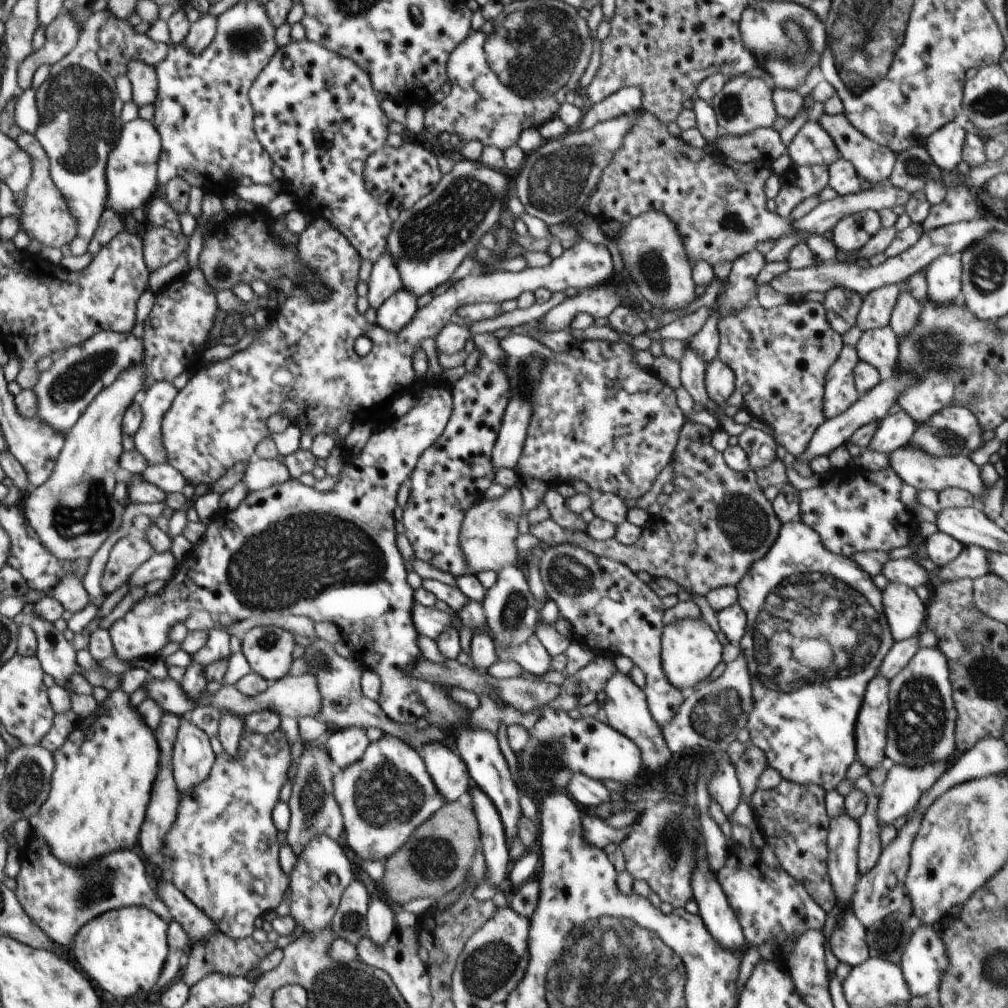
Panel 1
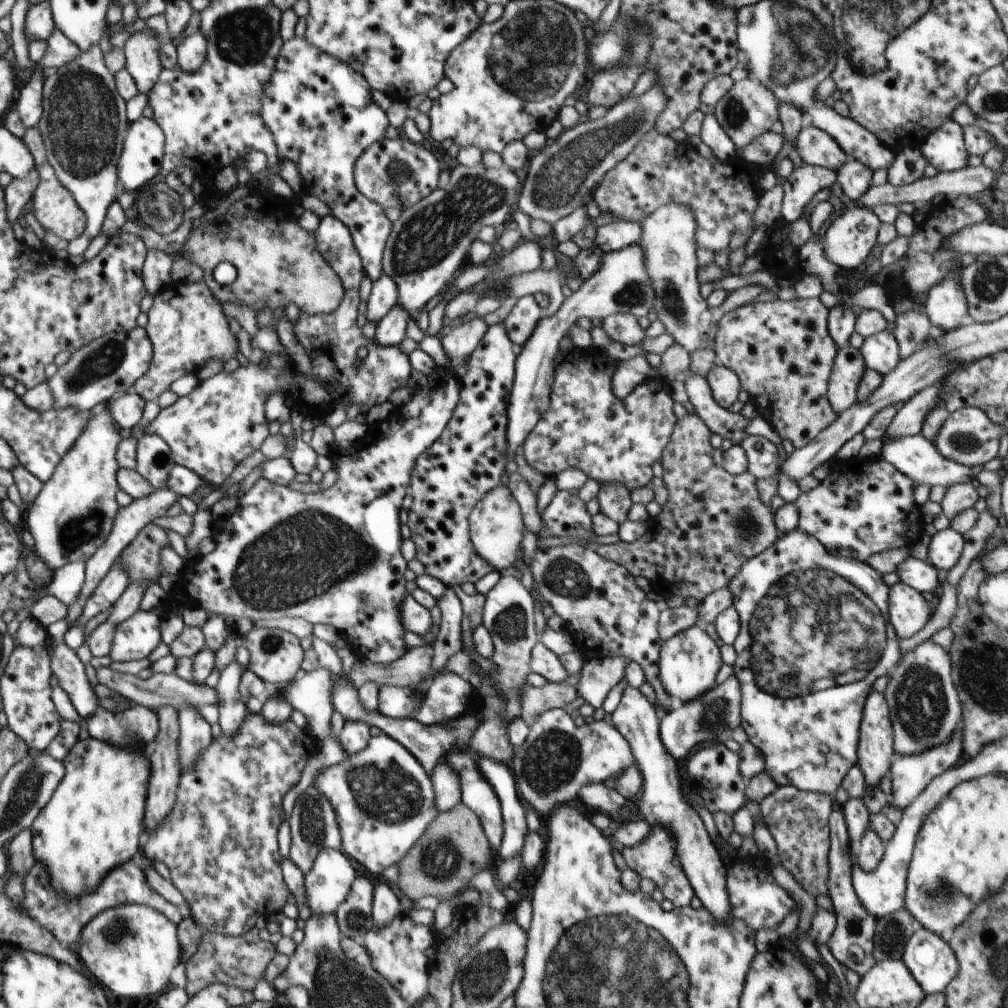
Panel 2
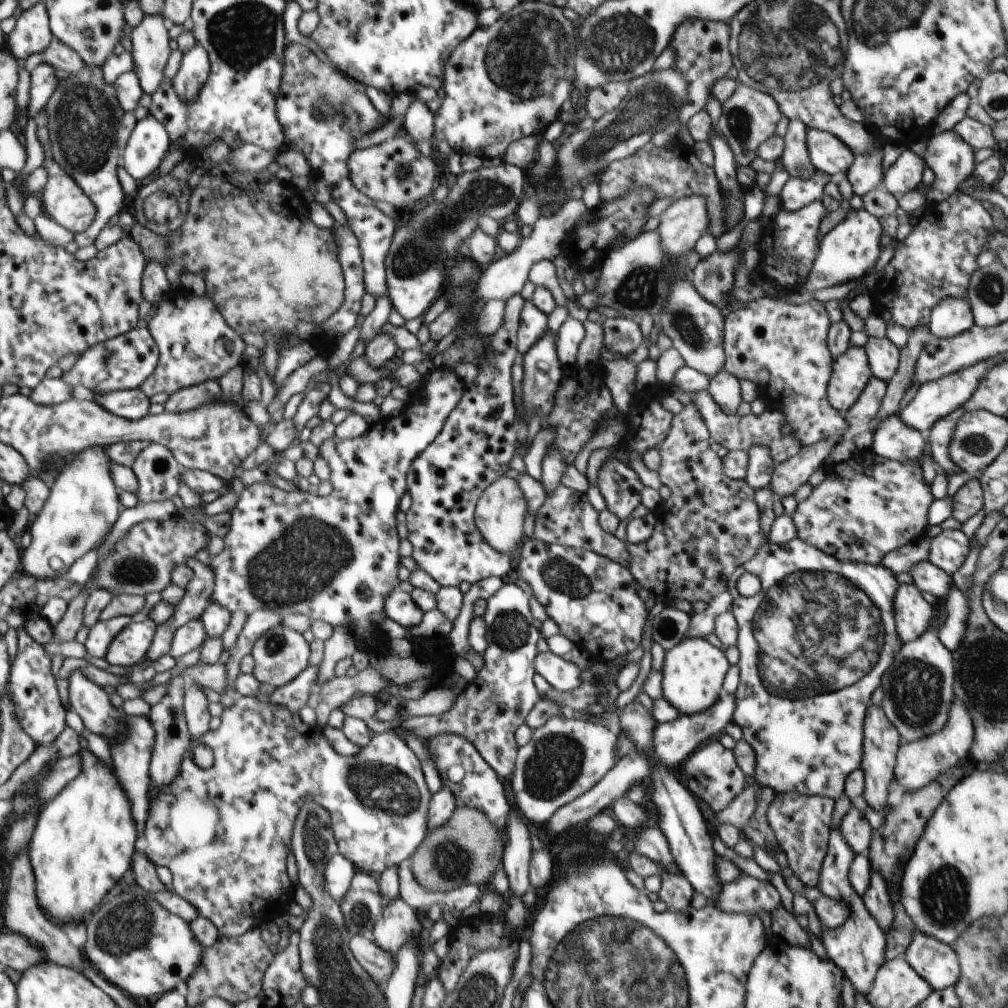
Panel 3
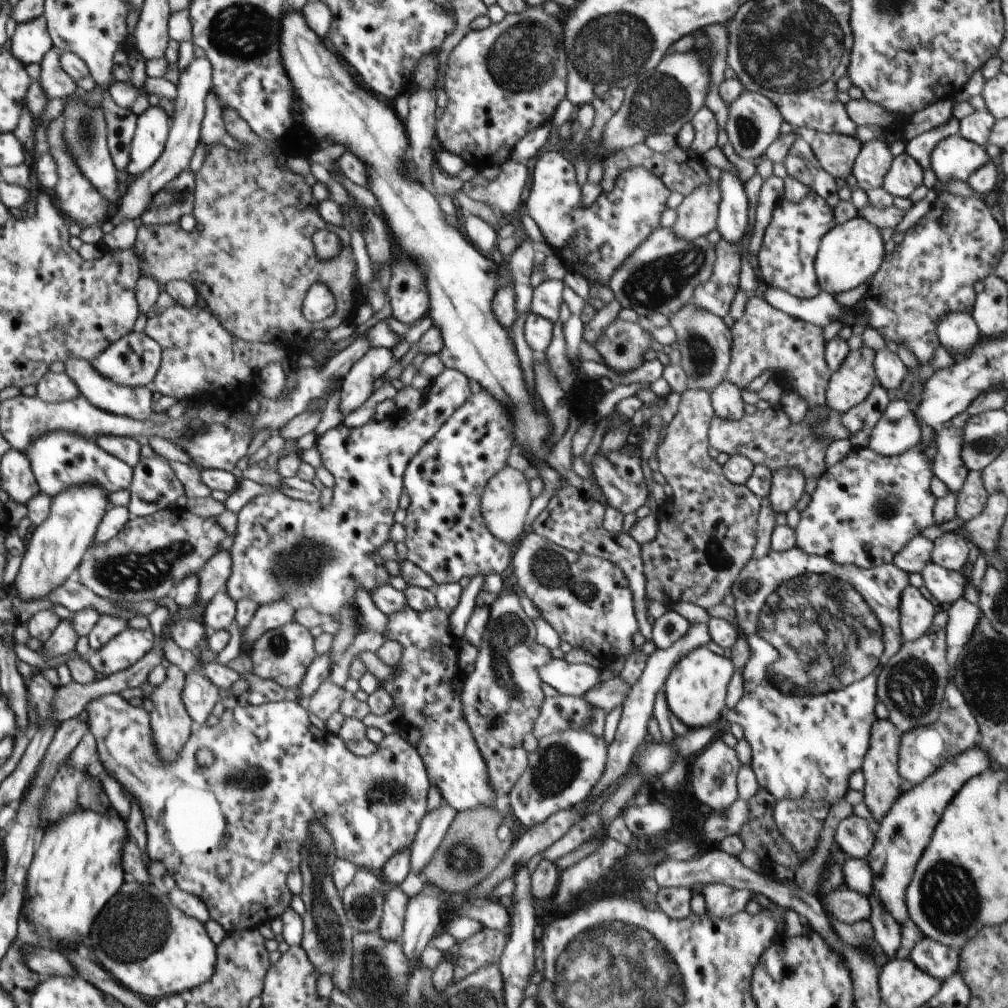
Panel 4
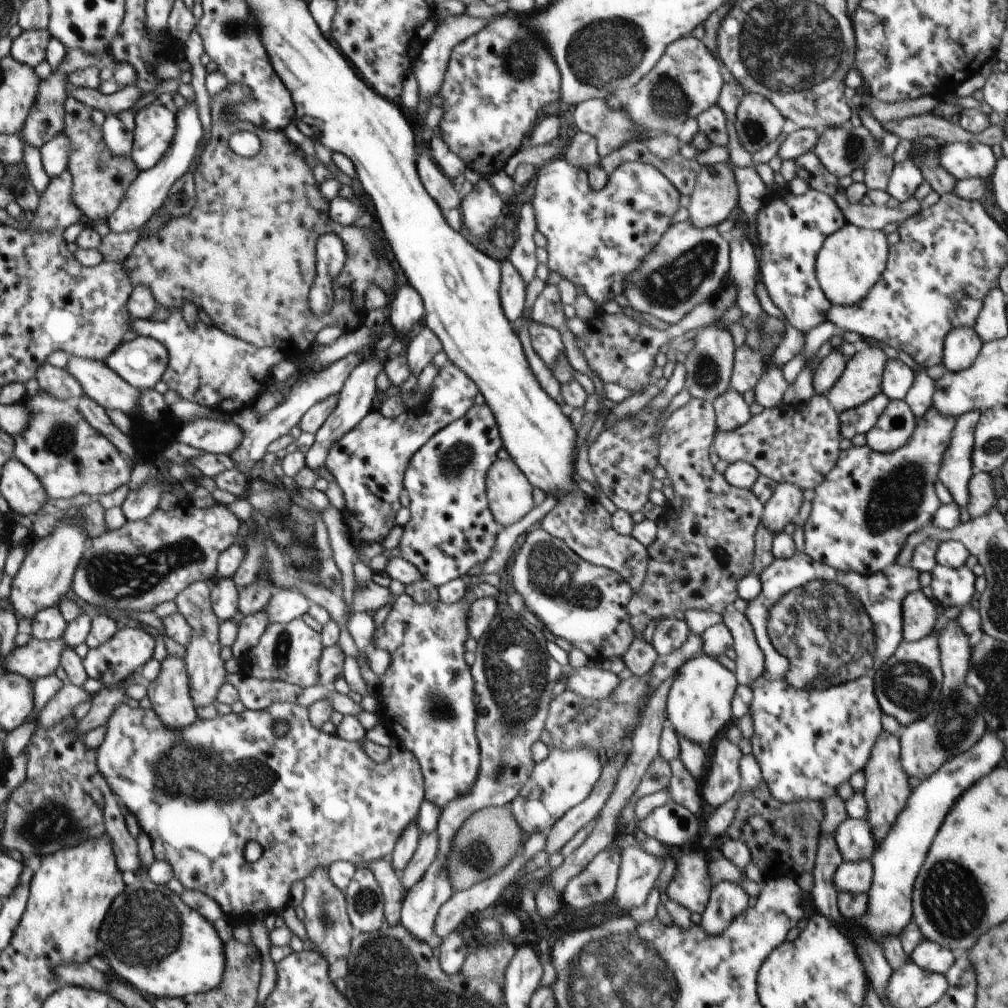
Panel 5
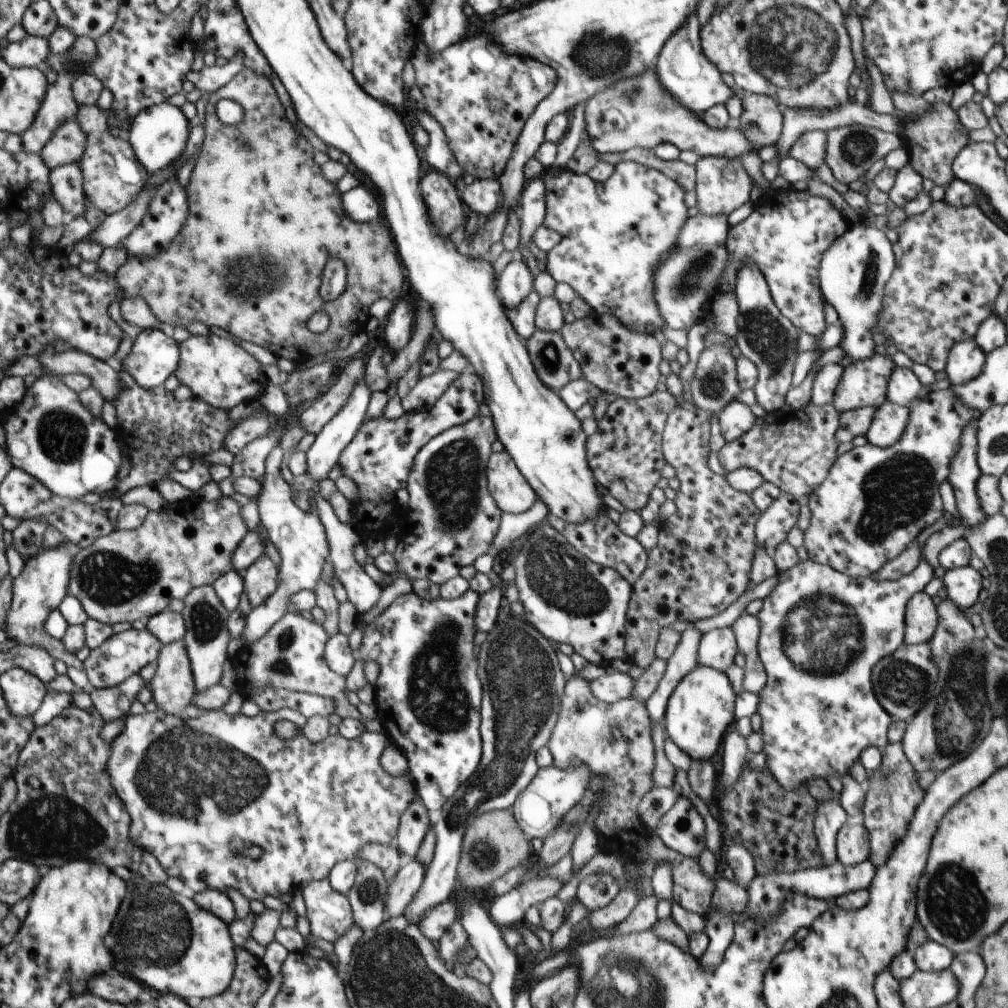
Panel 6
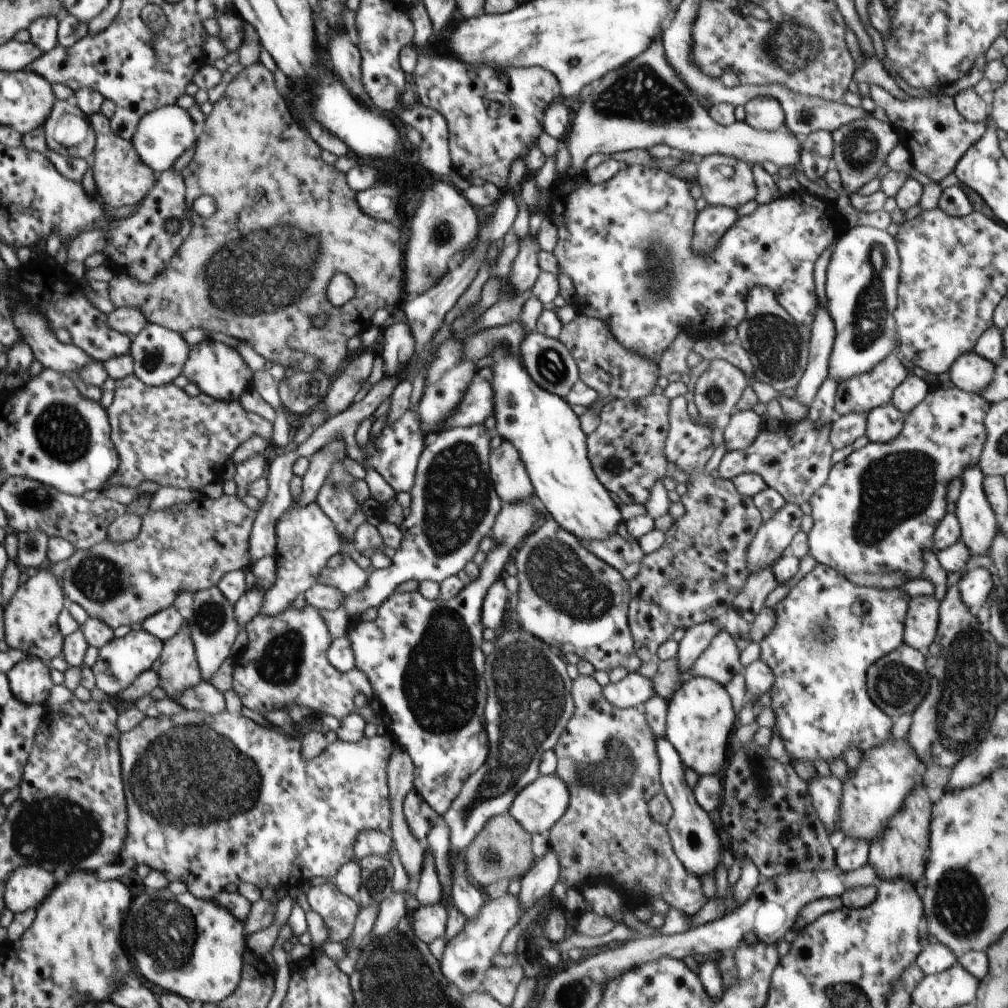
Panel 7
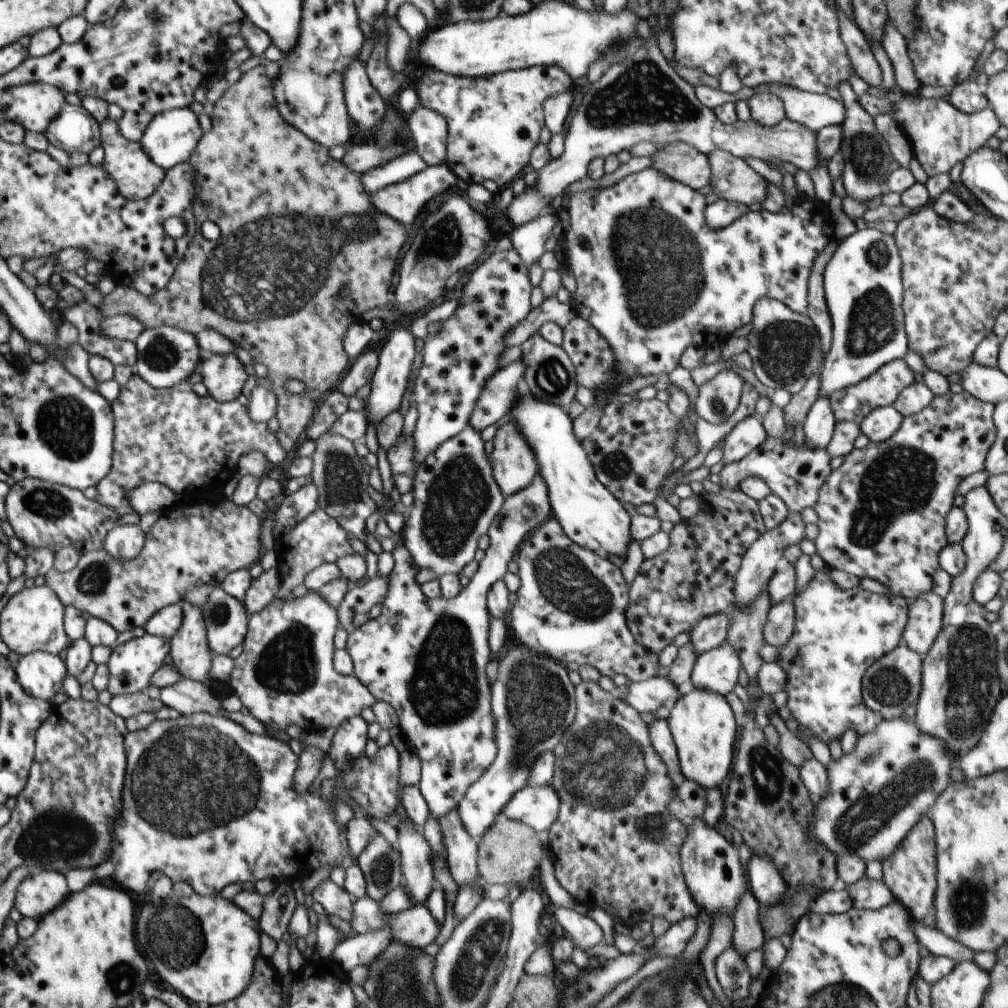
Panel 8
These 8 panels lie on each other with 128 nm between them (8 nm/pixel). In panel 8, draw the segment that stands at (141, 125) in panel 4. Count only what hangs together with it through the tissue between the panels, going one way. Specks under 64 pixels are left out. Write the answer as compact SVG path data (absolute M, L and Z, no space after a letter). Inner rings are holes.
M190 108L172 109L153 118L143 135L141 145L146 154L164 170L185 163L196 152L196 144L202 138L202 128L198 124L198 116Z

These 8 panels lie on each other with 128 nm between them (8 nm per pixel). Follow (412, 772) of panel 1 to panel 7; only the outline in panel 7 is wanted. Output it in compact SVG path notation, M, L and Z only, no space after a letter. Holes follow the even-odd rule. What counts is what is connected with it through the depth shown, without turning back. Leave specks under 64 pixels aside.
M183 709L171 716L160 714L158 717L146 717L132 730L122 733L120 738L121 771L124 794L126 794L126 808L128 808L128 834L120 852L122 860L132 860L136 867L146 864L155 871L163 872L169 882L175 880L184 882L190 888L190 892L199 899L214 901L228 884L238 886L240 882L250 882L260 889L270 884L277 891L299 887L310 878L333 879L342 865L355 858L353 844L361 830L377 830L390 834L392 811L386 766L395 747L391 734L387 732L373 738L364 736L355 743L337 739L333 743L328 743L315 759L306 762L301 754L300 728L298 728L299 740L295 740L287 735L289 727L280 728L273 724L272 726L273 728L270 729L262 727L241 714L232 715L227 710L218 715L206 715L200 711Z

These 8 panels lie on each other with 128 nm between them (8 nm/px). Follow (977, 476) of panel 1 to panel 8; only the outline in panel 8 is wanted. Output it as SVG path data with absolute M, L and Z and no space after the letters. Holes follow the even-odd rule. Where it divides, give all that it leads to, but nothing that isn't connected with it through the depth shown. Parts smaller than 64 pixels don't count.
M888 405L872 410L859 426L870 441L879 443L888 440L898 430L903 418L893 405Z

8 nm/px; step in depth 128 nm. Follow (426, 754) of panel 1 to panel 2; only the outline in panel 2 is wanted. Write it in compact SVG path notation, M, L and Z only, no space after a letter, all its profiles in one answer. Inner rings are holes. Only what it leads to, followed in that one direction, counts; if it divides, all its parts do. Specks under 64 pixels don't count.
M441 760L431 775L431 779L435 792L436 808L439 810L439 812L452 810L452 808L461 802L461 786L459 783L459 776L457 775L457 772L451 768L448 760Z

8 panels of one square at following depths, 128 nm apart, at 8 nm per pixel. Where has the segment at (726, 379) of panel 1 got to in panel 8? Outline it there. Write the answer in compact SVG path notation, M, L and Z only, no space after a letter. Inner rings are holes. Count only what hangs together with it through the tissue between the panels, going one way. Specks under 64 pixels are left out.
M754 416L742 419L725 436L723 462L725 465L742 460L766 440L764 426Z

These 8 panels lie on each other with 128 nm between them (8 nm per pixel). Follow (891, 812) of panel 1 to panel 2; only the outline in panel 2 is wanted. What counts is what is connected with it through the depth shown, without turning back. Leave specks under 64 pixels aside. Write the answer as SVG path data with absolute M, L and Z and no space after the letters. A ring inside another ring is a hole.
M958 728L948 741L923 750L918 754L895 755L892 758L889 773L891 774L891 790L894 796L894 807L904 810L927 786L933 778L944 774L950 767L956 766L963 752L963 730Z

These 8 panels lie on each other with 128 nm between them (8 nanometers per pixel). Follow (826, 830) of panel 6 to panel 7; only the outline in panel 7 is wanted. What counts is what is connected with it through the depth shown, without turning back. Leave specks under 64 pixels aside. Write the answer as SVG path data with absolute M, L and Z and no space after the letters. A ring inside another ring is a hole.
M816 772L808 783L809 795L819 819L825 824L829 834L838 831L835 822L838 818L842 794L842 780L837 776L822 776Z

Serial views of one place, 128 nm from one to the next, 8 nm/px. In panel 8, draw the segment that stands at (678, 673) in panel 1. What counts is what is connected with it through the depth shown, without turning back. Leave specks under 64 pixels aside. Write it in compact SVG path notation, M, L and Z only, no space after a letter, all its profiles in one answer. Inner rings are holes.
M695 688L681 696L670 712L669 727L682 774L706 790L720 788L720 784L731 772L734 748L741 730L729 702L718 693Z

